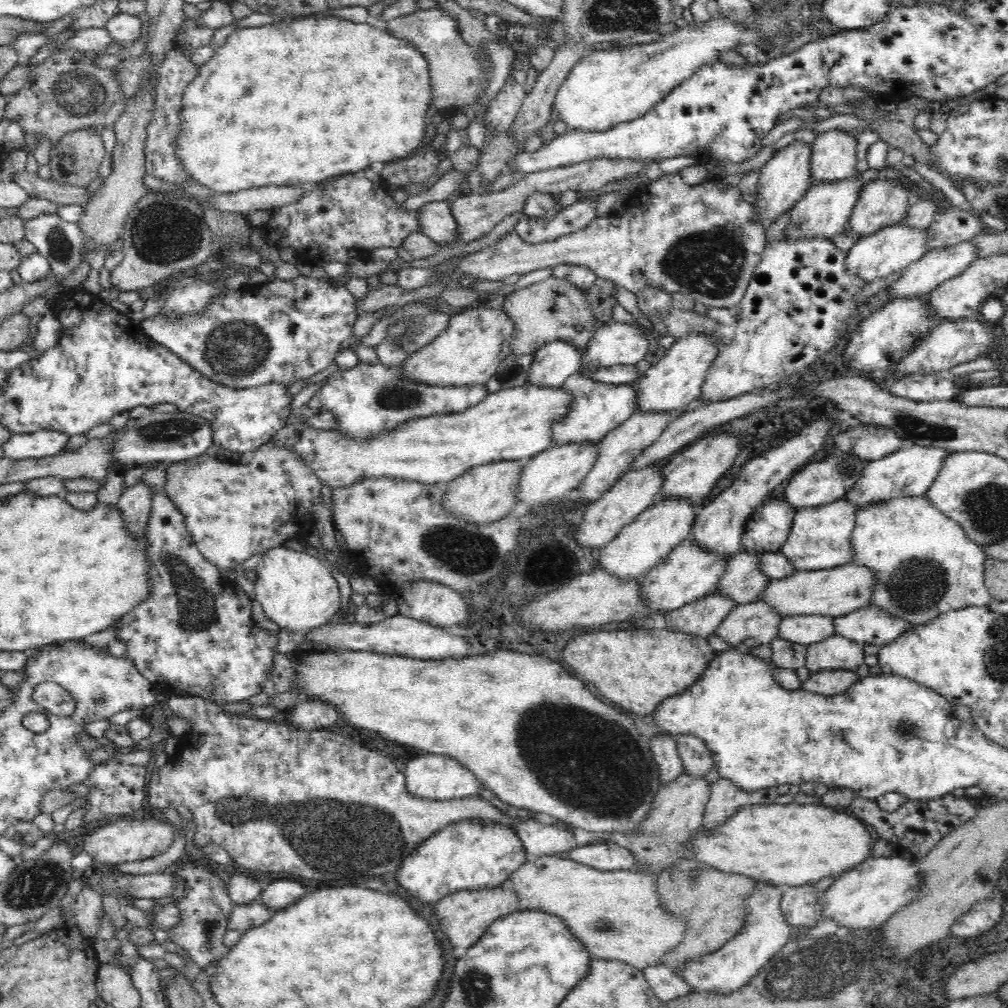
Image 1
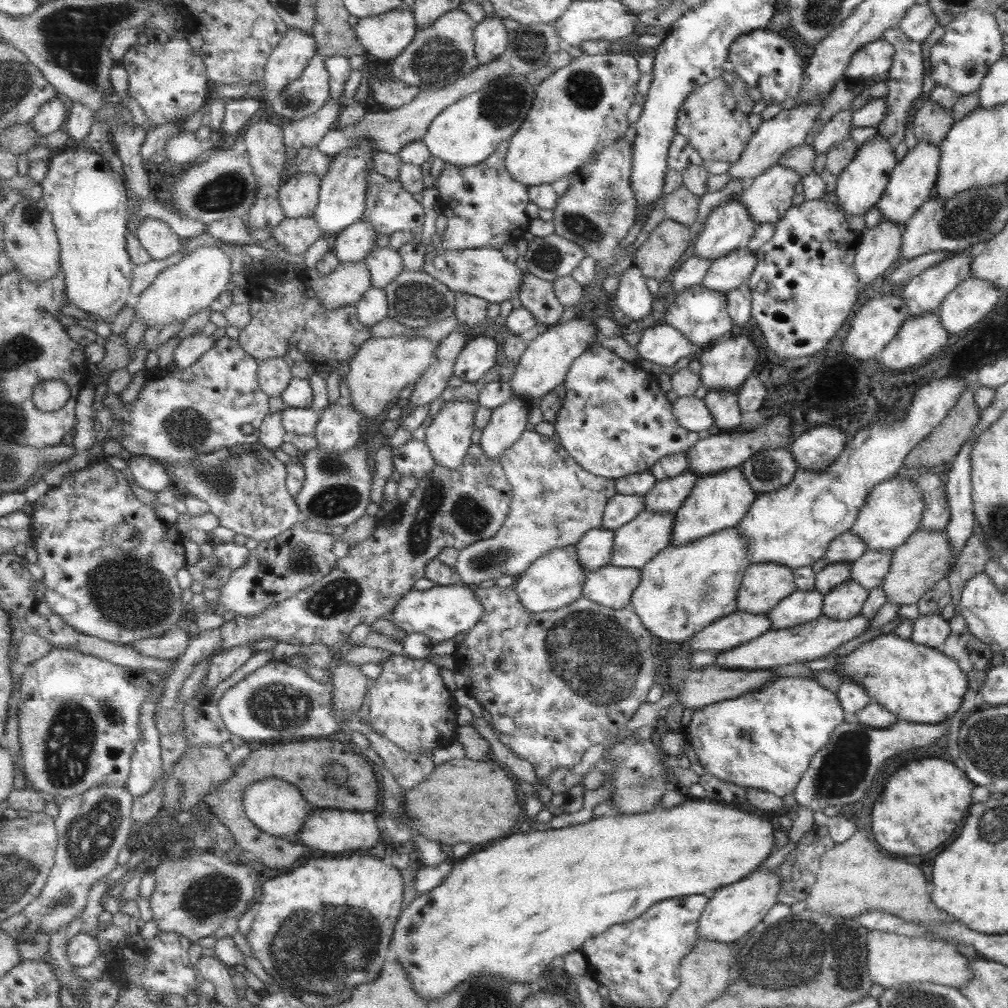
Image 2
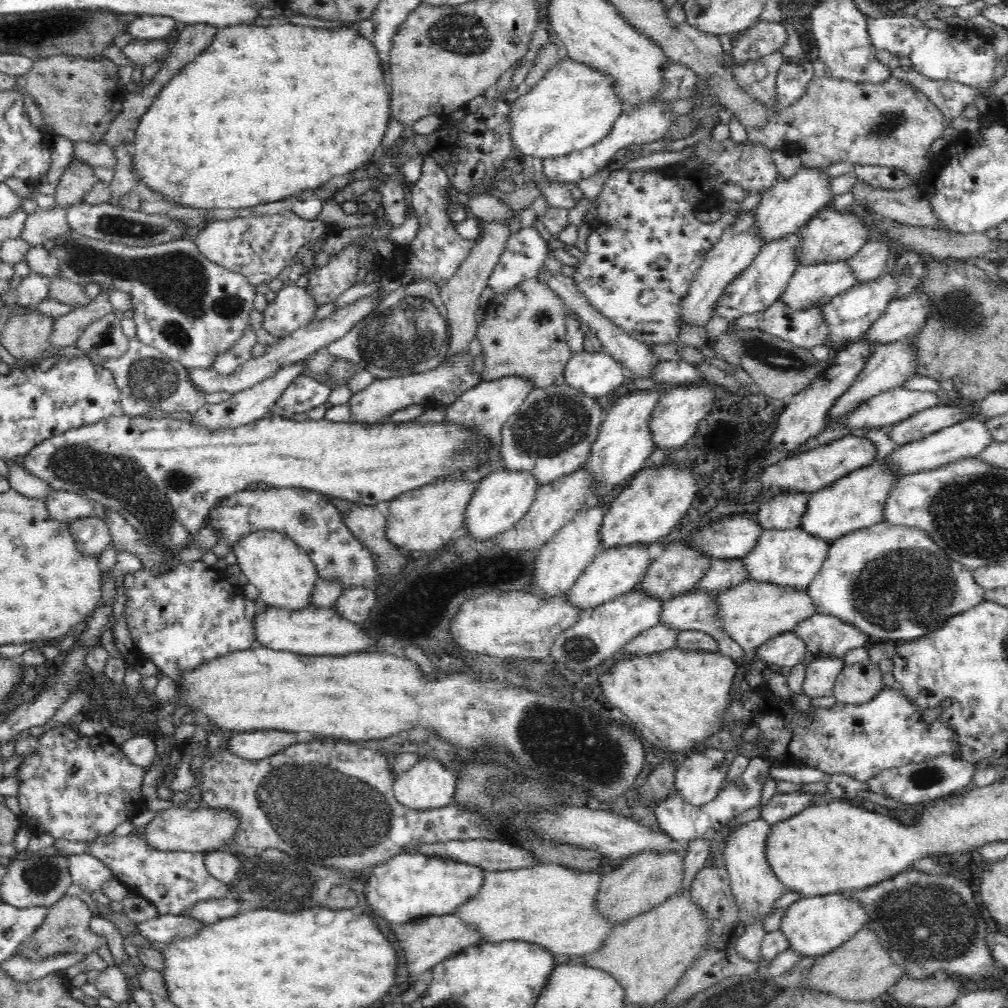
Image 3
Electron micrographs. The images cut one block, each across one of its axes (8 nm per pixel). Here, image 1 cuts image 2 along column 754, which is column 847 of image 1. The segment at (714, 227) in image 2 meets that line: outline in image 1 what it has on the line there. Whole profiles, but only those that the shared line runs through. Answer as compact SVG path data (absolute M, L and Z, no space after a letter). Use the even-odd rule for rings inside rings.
M888 178L865 184L848 221L849 230L846 233L851 232L851 238L858 240L906 218L912 197L905 183L898 178Z

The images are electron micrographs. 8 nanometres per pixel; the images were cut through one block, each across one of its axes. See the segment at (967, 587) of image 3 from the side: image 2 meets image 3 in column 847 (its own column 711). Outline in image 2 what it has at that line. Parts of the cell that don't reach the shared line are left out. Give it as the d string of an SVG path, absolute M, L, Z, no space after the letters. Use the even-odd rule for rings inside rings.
M736 527L686 546L669 546L641 569L640 586L633 593L631 605L659 641L689 641L701 628L737 610L736 598L750 562L747 541Z

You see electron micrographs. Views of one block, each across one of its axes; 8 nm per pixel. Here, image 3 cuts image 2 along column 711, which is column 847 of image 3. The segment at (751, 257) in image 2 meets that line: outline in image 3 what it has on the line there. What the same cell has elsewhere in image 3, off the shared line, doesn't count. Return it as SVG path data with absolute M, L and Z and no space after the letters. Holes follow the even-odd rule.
M847 260L817 265L801 264L796 268L782 299L794 309L822 307L858 282Z

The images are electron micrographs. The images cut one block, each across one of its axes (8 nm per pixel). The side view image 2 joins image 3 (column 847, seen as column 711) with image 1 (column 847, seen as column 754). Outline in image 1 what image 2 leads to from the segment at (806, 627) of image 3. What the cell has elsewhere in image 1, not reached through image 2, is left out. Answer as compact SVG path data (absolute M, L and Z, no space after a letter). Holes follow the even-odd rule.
M868 605L859 608L857 611L834 619L835 632L840 636L845 636L847 639L853 640L860 644L877 644L882 647L884 644L896 640L904 631L911 625L904 622L898 616L887 614L883 608Z

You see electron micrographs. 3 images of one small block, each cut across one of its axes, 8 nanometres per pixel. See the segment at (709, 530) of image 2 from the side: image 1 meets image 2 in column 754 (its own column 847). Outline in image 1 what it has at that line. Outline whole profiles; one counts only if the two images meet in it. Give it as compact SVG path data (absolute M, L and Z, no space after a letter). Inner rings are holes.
M913 445L910 449L899 448L896 452L882 457L881 460L868 461L863 473L847 491L844 498L854 503L858 510L869 503L902 499L909 496L925 496L943 468L943 462L951 455L951 450L940 446Z

